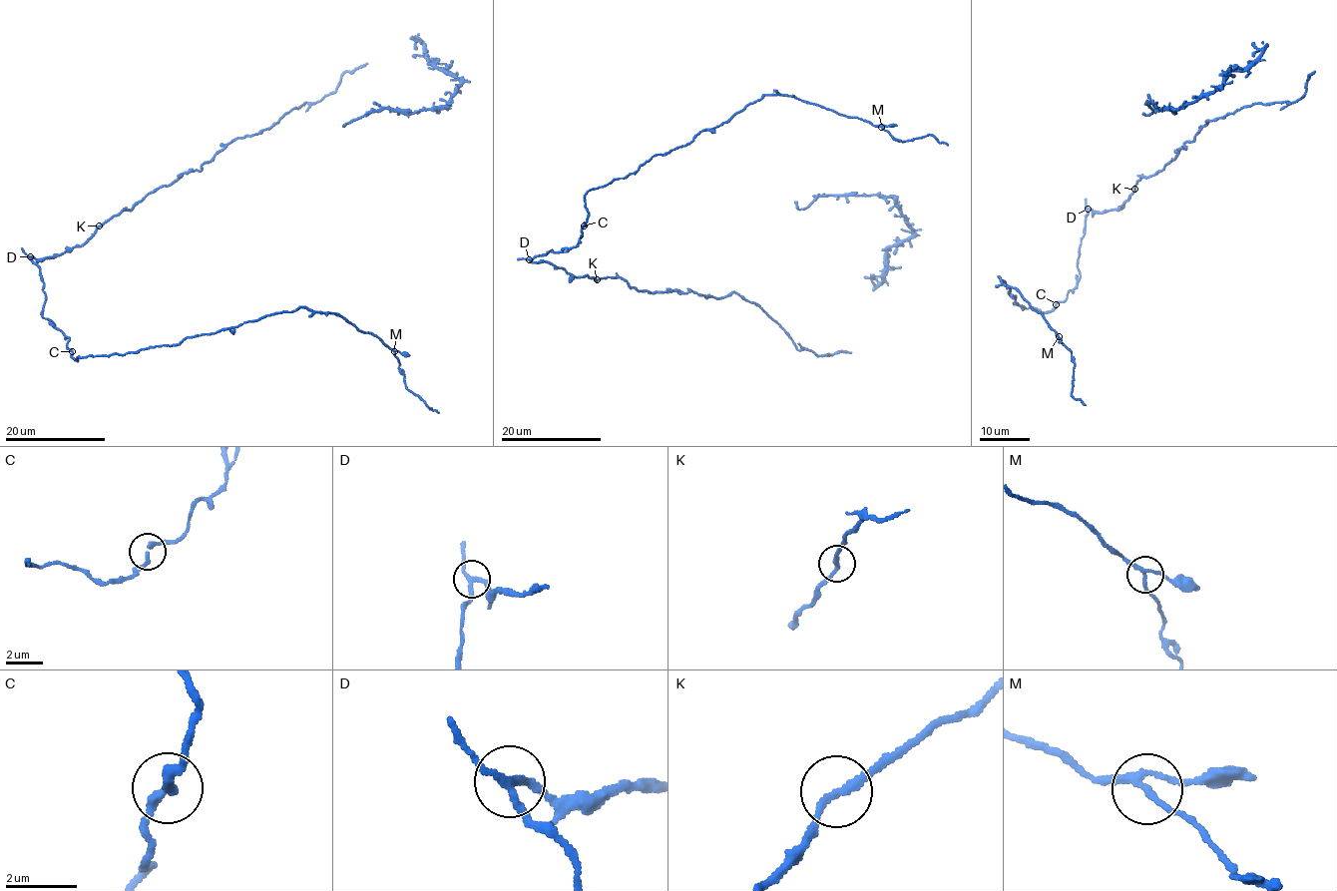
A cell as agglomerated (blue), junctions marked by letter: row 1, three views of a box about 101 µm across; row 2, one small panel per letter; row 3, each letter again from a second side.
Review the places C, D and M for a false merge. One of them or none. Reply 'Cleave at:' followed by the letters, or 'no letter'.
Cleave at: D

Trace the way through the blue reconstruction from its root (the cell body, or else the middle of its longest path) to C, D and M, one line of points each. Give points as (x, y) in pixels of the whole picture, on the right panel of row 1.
C: (1134, 191), (1122, 206), (1114, 210), (1088, 211), (1078, 256), (1080, 279), (1067, 297), (1056, 304)
D: (1134, 191), (1122, 206), (1114, 210), (1094, 213), (1088, 209)
M: (1134, 191), (1114, 210), (1088, 211), (1080, 279), (1052, 311), (1022, 309), (999, 276), (1059, 336)

